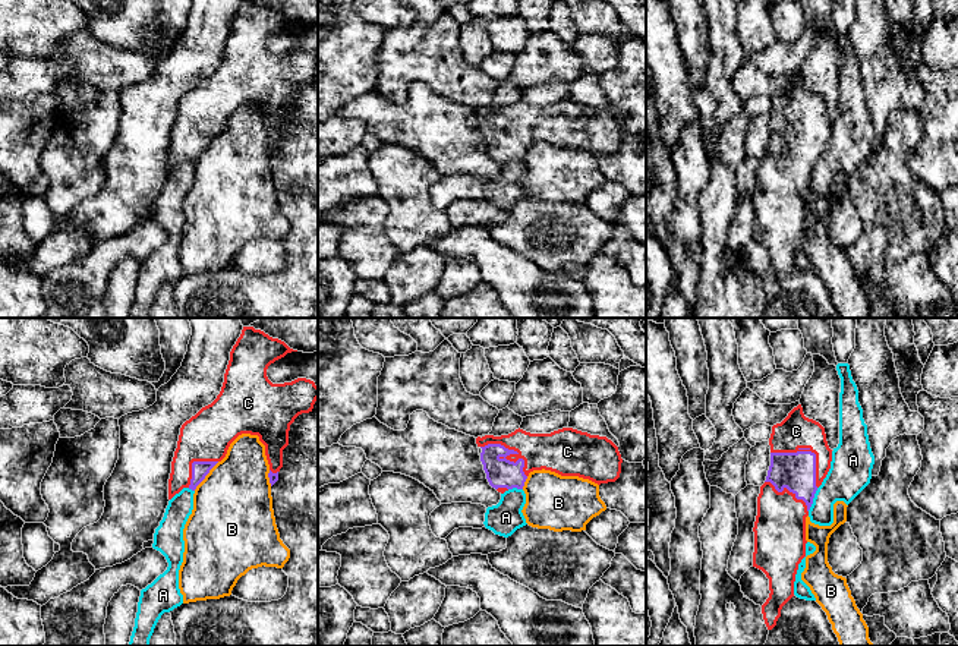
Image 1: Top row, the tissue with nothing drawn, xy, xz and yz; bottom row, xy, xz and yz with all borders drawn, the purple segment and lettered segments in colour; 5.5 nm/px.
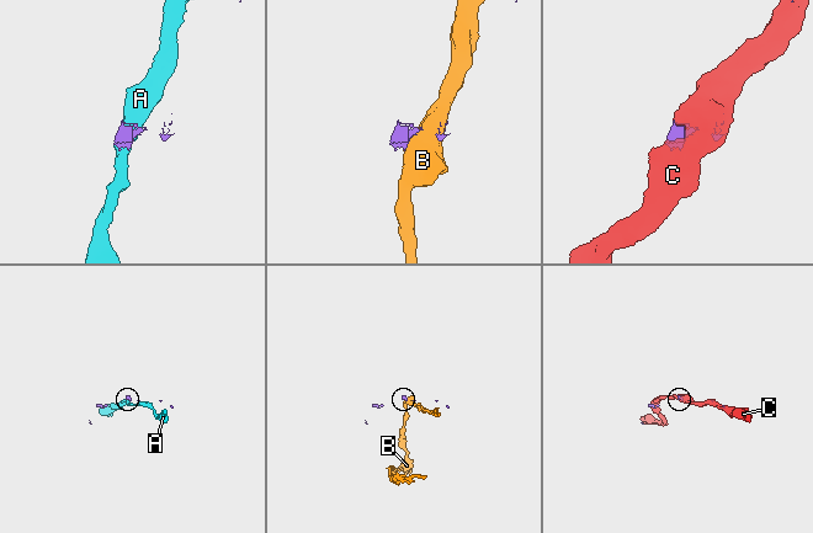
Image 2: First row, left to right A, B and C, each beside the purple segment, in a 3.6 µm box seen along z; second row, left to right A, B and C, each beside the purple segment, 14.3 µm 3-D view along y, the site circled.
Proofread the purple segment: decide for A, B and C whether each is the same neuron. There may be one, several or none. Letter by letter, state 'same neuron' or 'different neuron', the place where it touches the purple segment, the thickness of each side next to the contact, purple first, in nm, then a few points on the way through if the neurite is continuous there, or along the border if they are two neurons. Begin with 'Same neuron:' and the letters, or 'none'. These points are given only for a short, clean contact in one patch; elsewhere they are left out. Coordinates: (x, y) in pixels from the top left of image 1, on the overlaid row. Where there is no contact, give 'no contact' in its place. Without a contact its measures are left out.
Same neuron: C
A: different neuron | yz (812, 500) | 200/220 nm | along yz (818, 488), (813, 503), (807, 510)
B: different neuron | xy (205, 475) | 100/440 nm
C: same neuron | xz (510, 453) | 160/220 nm

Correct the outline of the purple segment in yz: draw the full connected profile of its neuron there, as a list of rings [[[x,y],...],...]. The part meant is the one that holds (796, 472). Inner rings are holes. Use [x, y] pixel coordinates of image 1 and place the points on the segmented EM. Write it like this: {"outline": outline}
{"outline": [[[801,404],[772,426],[769,438],[771,466],[757,497],[757,516],[754,521],[753,567],[762,570],[769,579],[769,598],[762,605],[768,630],[776,625],[782,606],[794,596],[794,582],[798,564],[806,557],[806,517],[813,504],[814,494],[826,478],[832,450],[828,445],[825,428],[804,416]]]}

